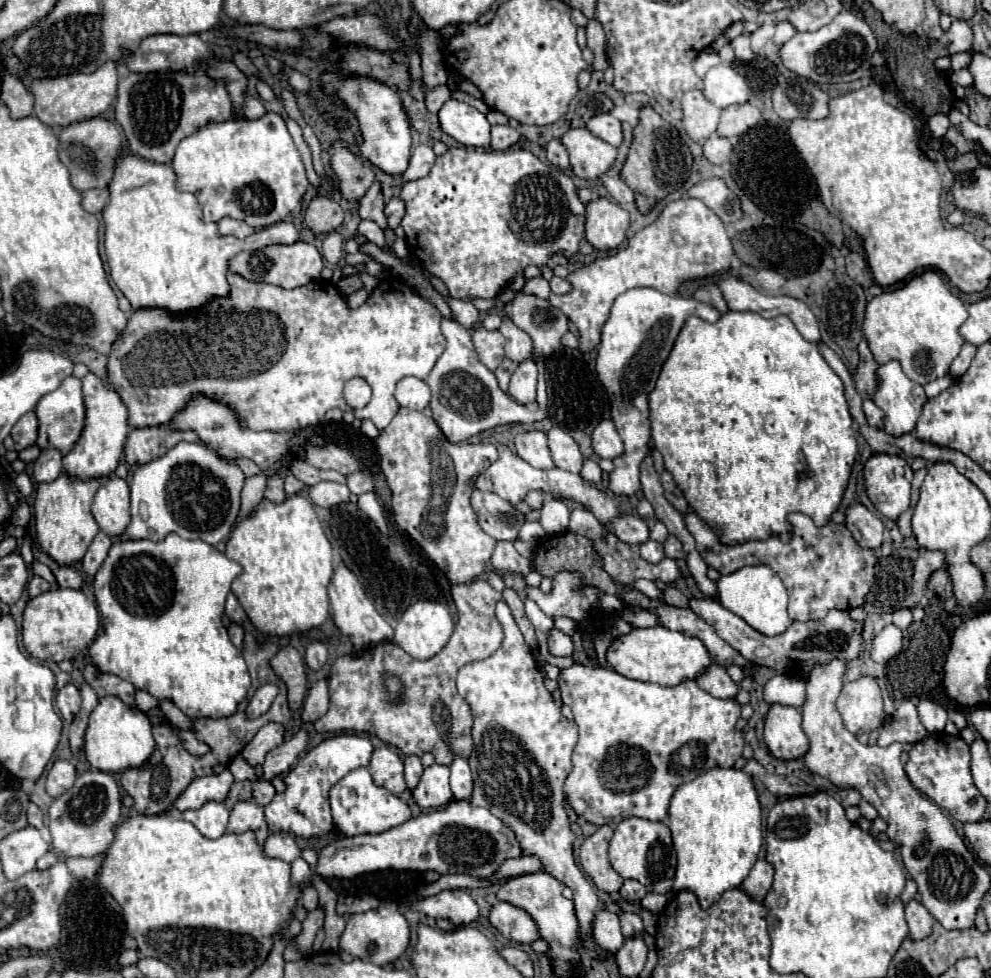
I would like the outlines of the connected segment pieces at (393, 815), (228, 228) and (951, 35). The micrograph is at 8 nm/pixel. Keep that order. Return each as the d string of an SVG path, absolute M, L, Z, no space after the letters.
M367 768L351 770L345 778L341 778L331 788L331 810L333 822L343 836L357 836L357 834L381 834L389 828L395 828L411 818L411 808L399 796L391 794L389 790L375 786Z
M221 218L219 232L221 234L231 234L231 236L237 236L237 238L247 238L255 230L247 222L241 222L241 220L235 220L235 218Z
M953 20L951 28L945 32L947 34L947 50L949 54L957 54L957 52L969 52L971 50L971 42L973 42L973 32L969 28L967 22L963 20Z

